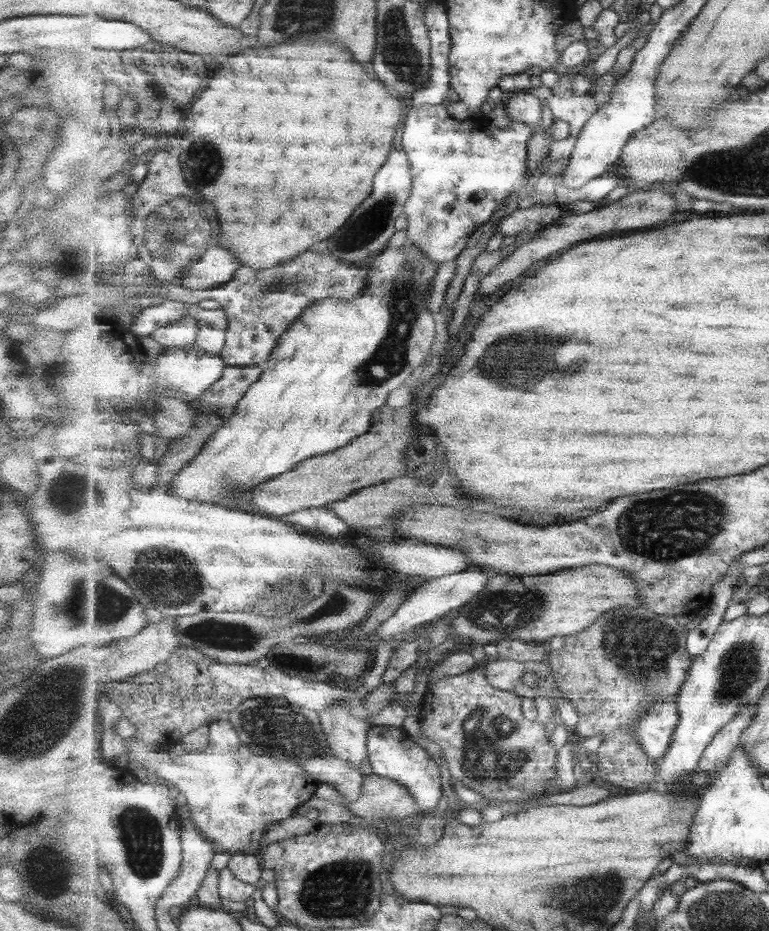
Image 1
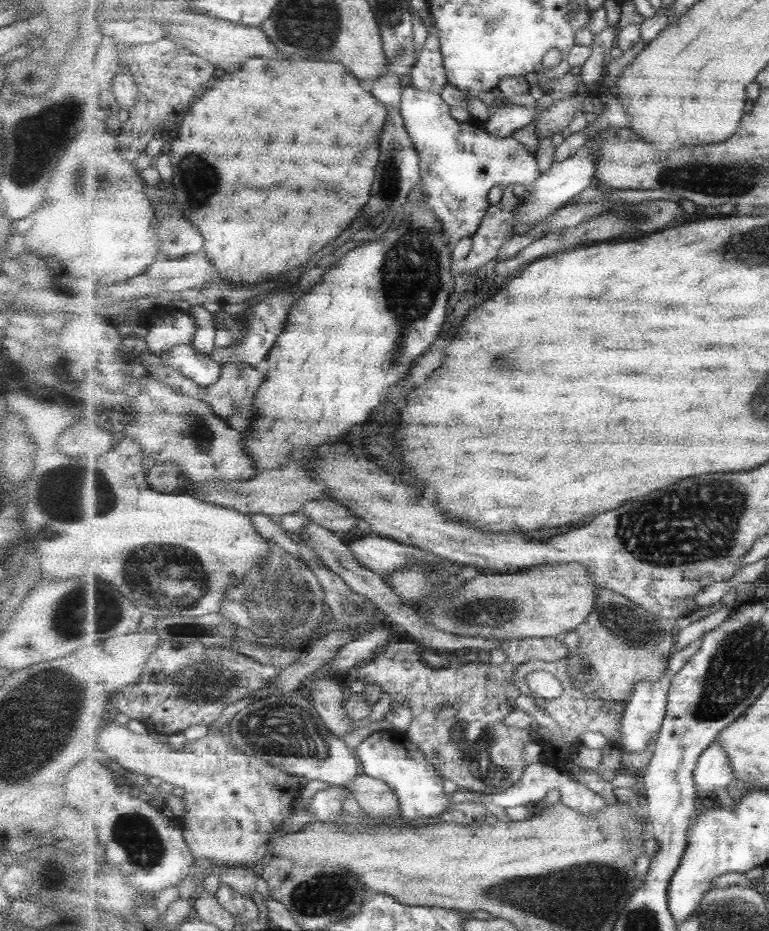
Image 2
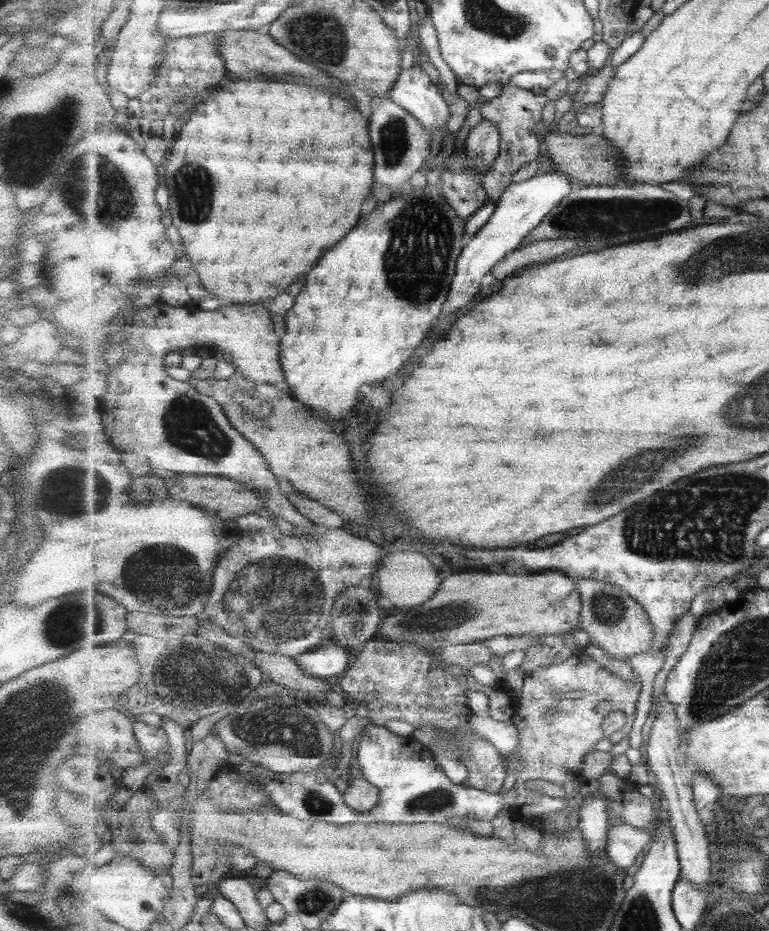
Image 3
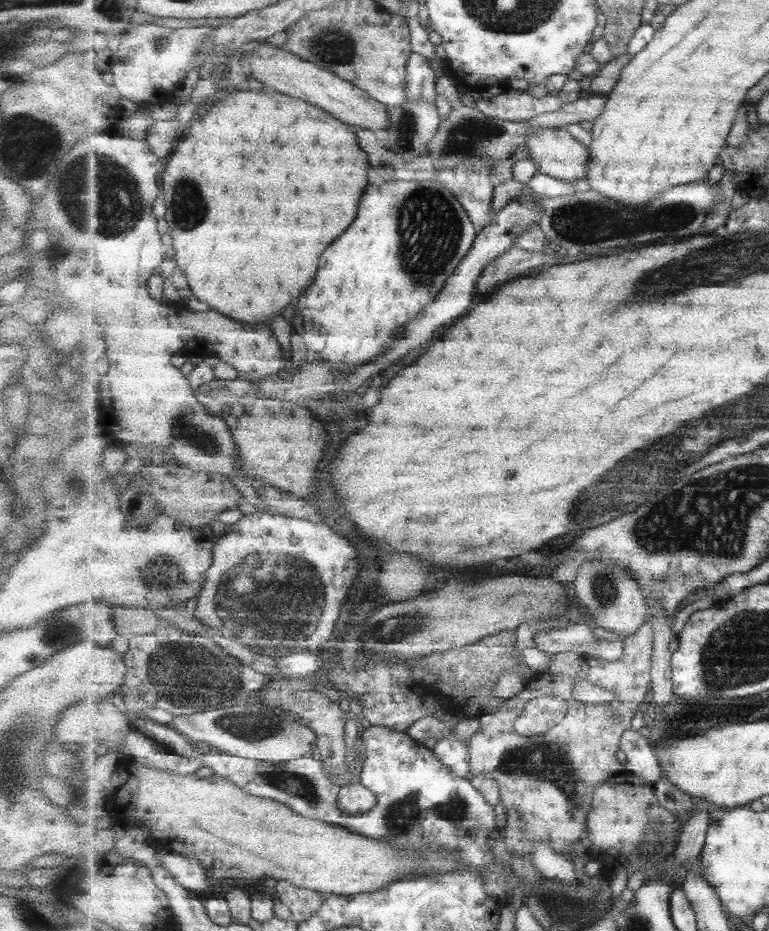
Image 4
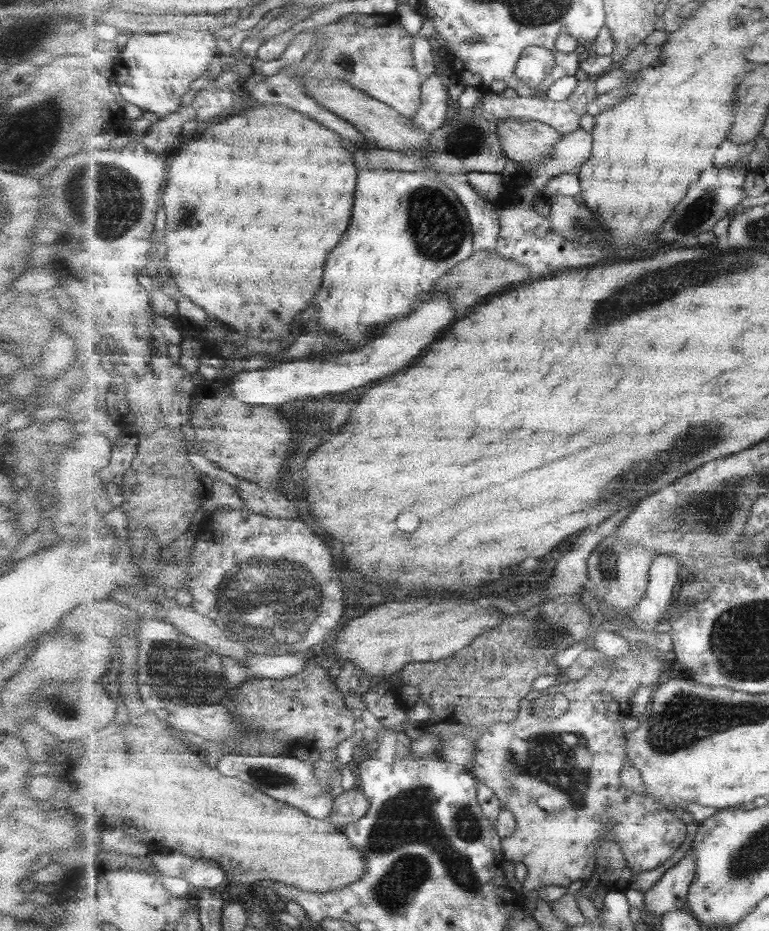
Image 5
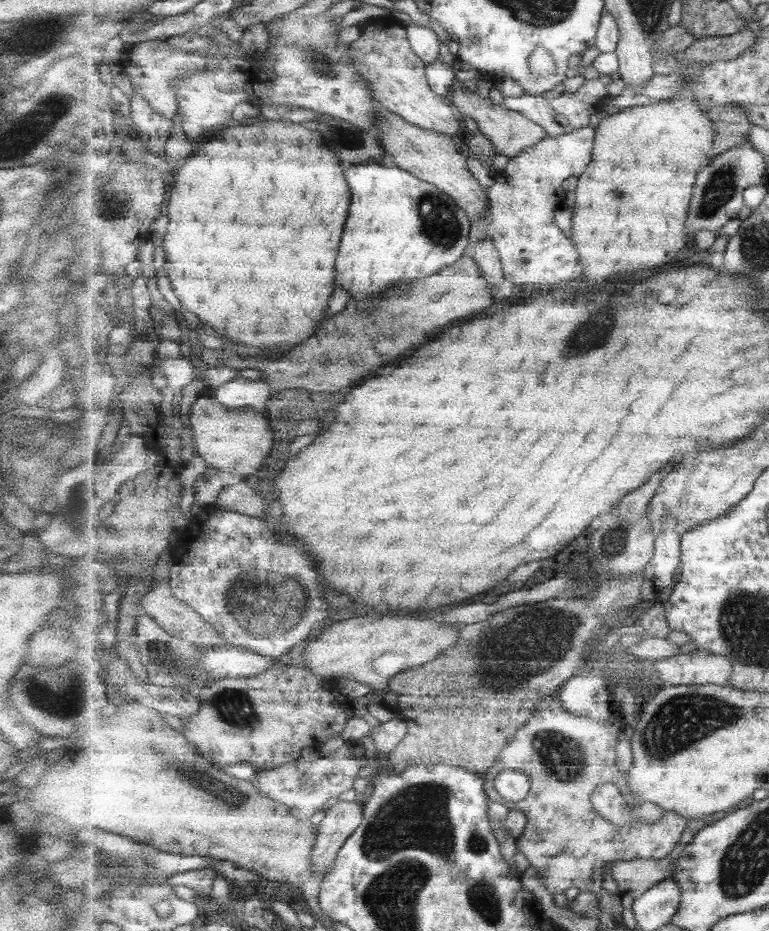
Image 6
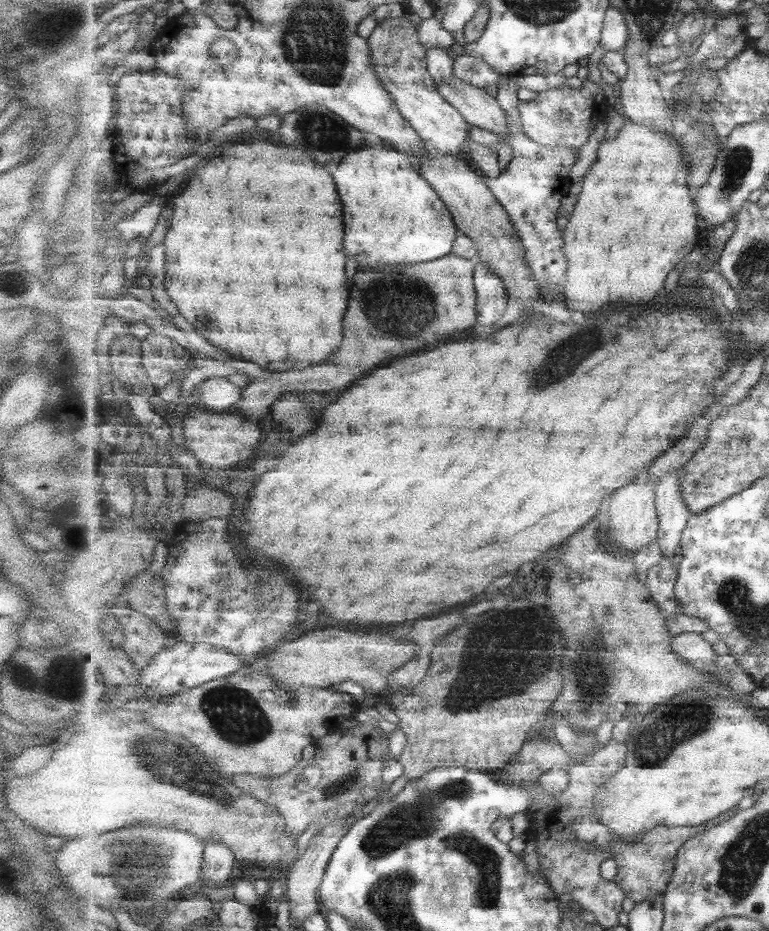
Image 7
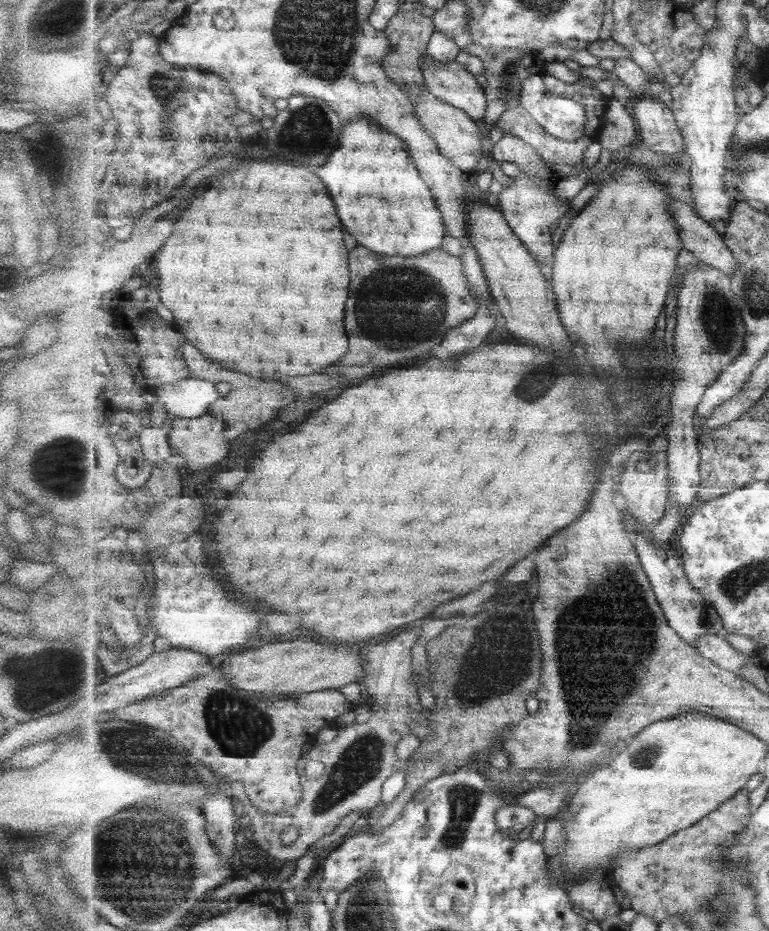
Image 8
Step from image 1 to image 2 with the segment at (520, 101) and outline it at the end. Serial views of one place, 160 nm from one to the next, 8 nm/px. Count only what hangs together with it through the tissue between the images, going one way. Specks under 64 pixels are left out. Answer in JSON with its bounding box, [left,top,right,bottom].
[481,105,535,138]

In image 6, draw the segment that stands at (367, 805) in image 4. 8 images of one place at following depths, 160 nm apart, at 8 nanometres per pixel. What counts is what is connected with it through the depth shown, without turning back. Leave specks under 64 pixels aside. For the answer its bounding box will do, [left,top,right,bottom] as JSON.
[313,799,363,872]

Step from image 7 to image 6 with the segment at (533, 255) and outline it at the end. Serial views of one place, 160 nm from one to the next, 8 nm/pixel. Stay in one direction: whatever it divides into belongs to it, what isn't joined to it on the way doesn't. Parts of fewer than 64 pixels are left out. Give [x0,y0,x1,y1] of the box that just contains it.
[471,126,596,289]

